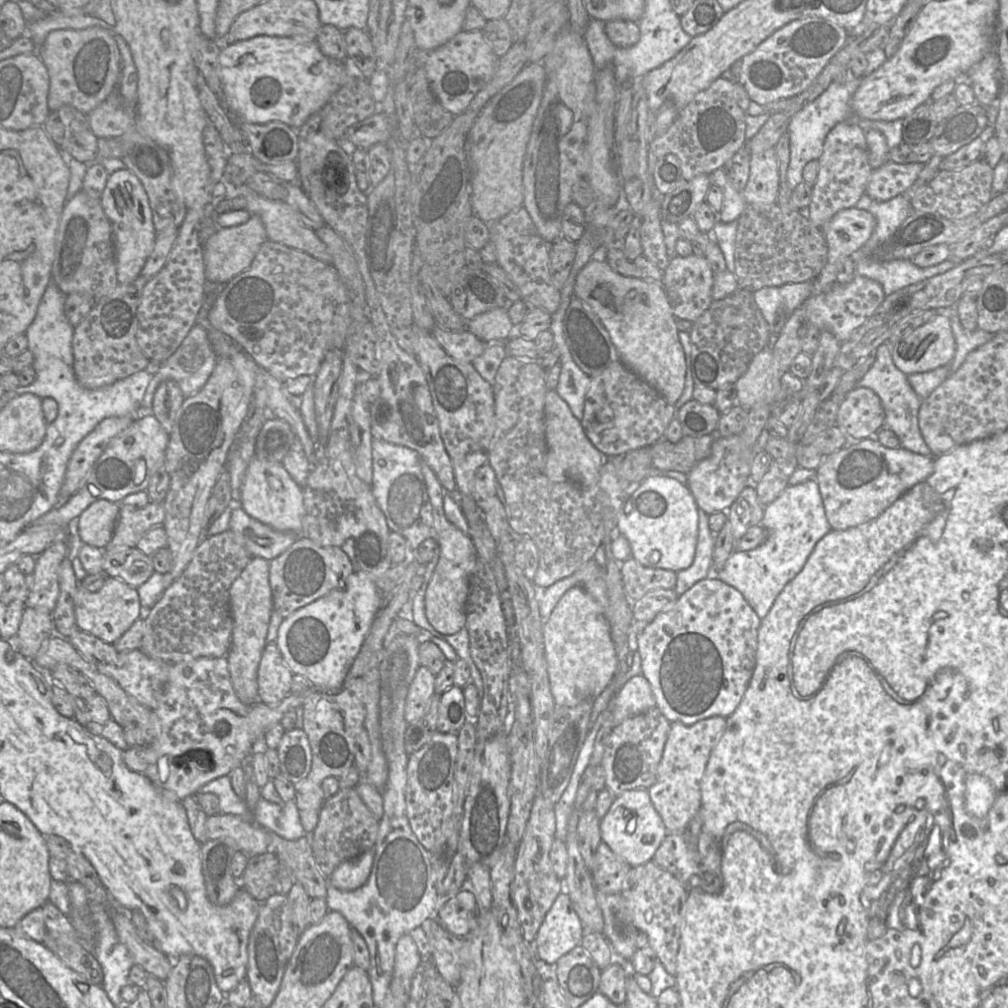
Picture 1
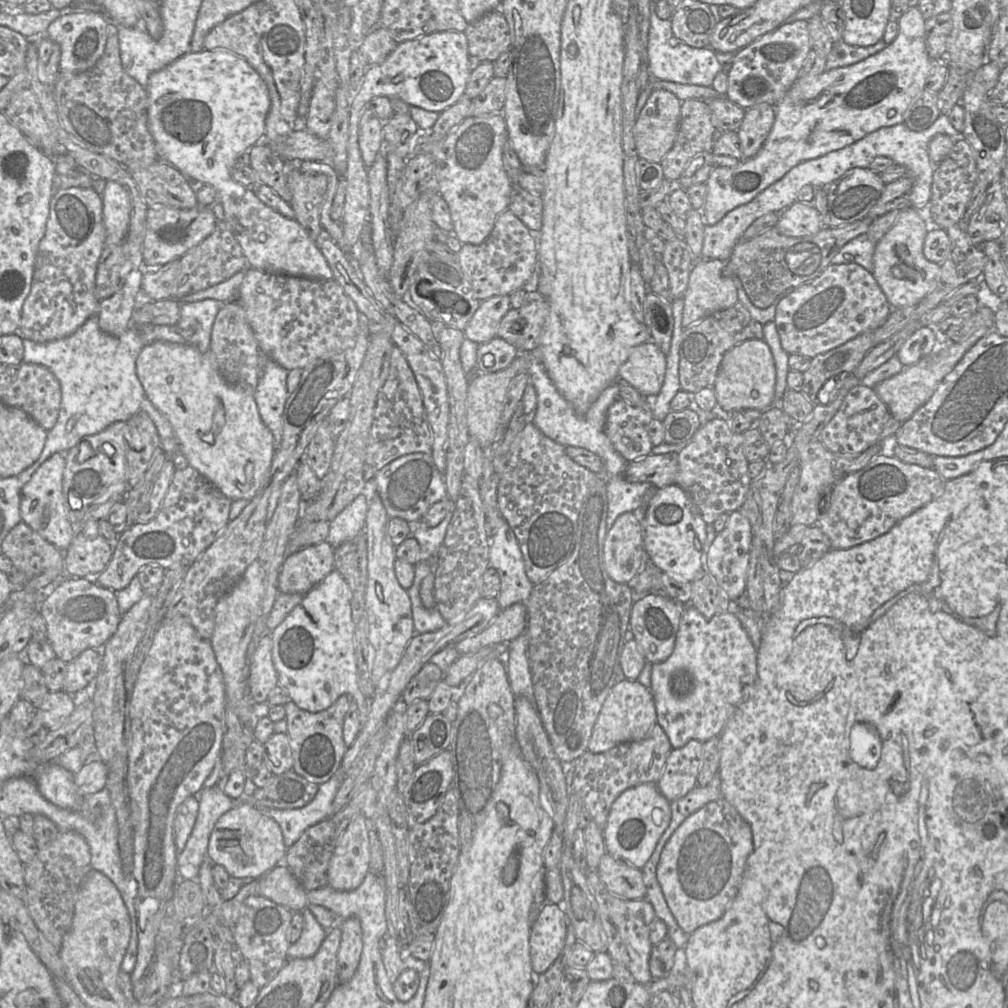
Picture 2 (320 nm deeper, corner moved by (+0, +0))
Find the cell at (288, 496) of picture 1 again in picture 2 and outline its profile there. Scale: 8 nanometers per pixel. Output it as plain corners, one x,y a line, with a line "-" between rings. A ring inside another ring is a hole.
155,341
146,345
141,350
137,358
136,373
144,388
145,396
170,422
177,439
178,452
183,457
185,463
195,468
231,501
252,500
267,483
274,457
273,435
260,417
258,407
254,399
254,393
228,384
218,371
210,353
201,353
198,351
198,349
190,345
169,343
164,341

